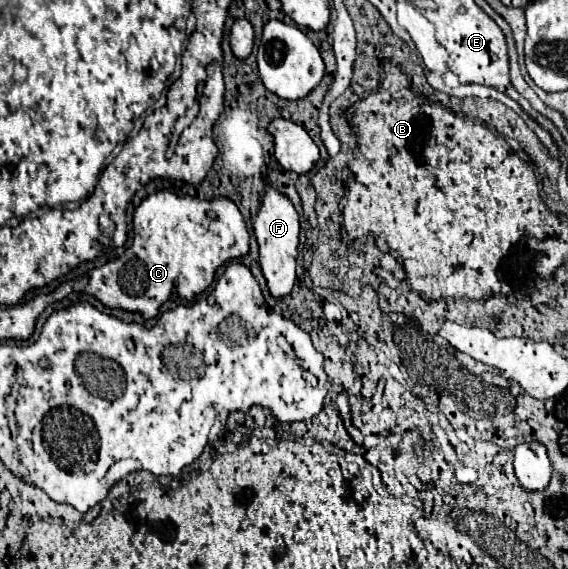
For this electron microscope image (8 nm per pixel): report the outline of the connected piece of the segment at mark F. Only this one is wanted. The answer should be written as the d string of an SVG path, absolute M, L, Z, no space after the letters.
M267 188L261 202L261 210L253 220L253 230L259 242L259 264L267 280L267 288L273 298L281 300L283 296L291 294L295 284L295 258L299 244L299 216L289 198L273 188Z

